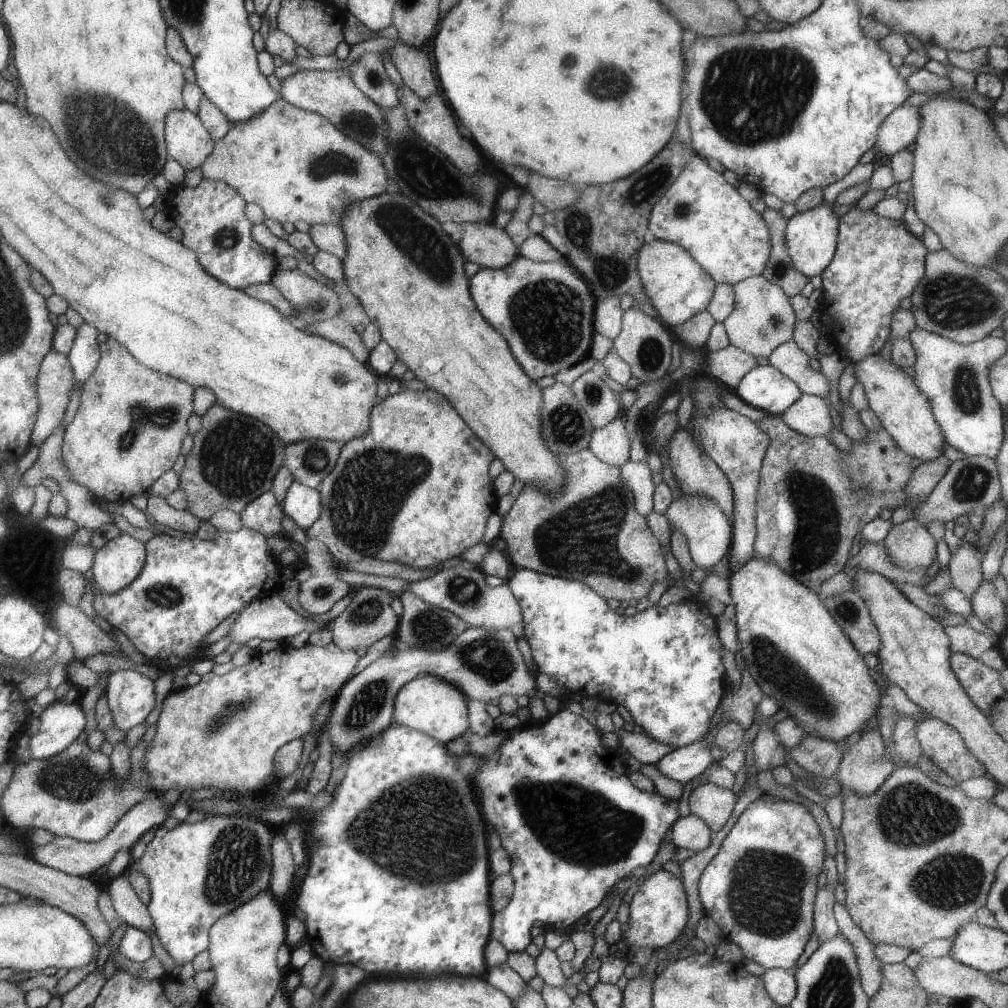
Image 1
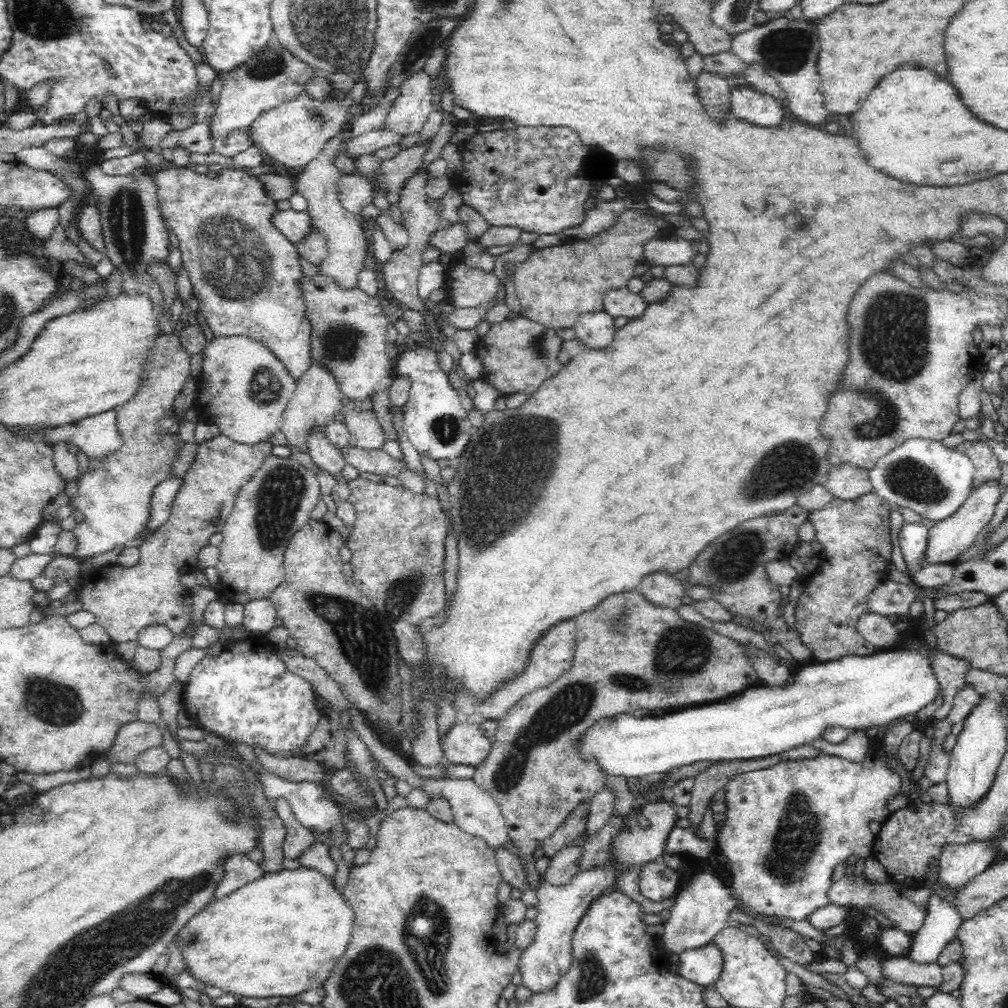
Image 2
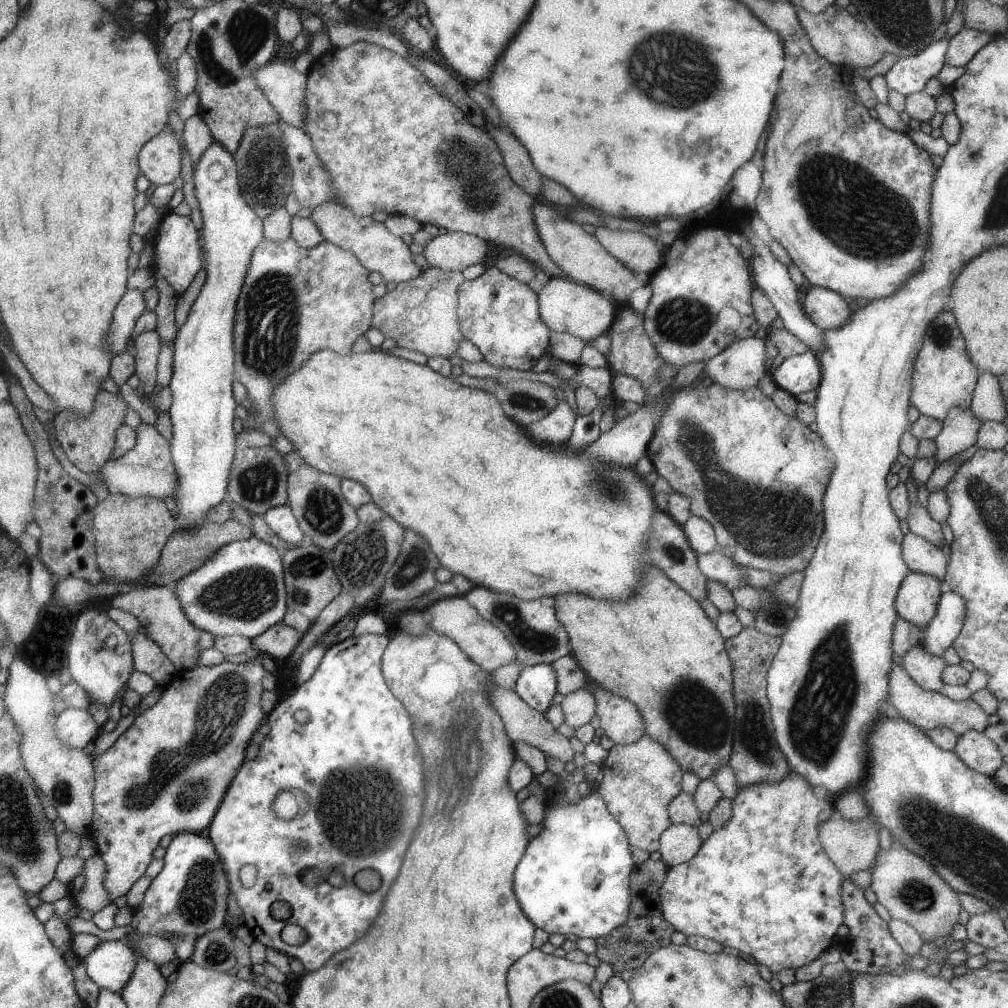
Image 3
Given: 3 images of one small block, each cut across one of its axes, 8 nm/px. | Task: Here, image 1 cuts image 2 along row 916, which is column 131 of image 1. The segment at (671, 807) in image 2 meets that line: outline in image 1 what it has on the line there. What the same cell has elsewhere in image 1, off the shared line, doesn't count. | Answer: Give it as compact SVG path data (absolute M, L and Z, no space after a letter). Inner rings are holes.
M129 534L120 535L97 551L93 581L103 594L119 594L135 582L145 562L144 544Z

